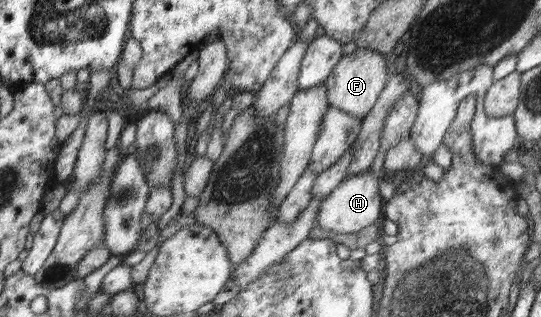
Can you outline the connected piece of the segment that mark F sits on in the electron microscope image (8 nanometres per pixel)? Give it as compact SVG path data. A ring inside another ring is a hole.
M358 48L352 54L345 55L334 66L333 72L324 82L327 87L328 103L355 118L364 119L377 102L381 91L385 88L389 76L386 73L388 58L379 52Z

